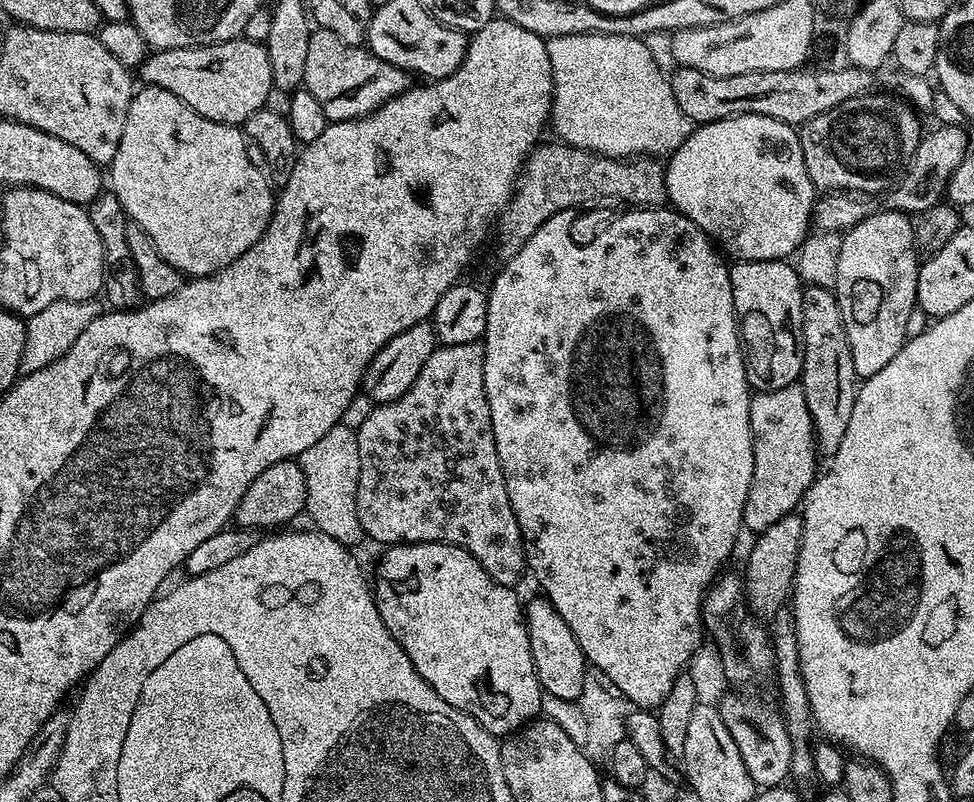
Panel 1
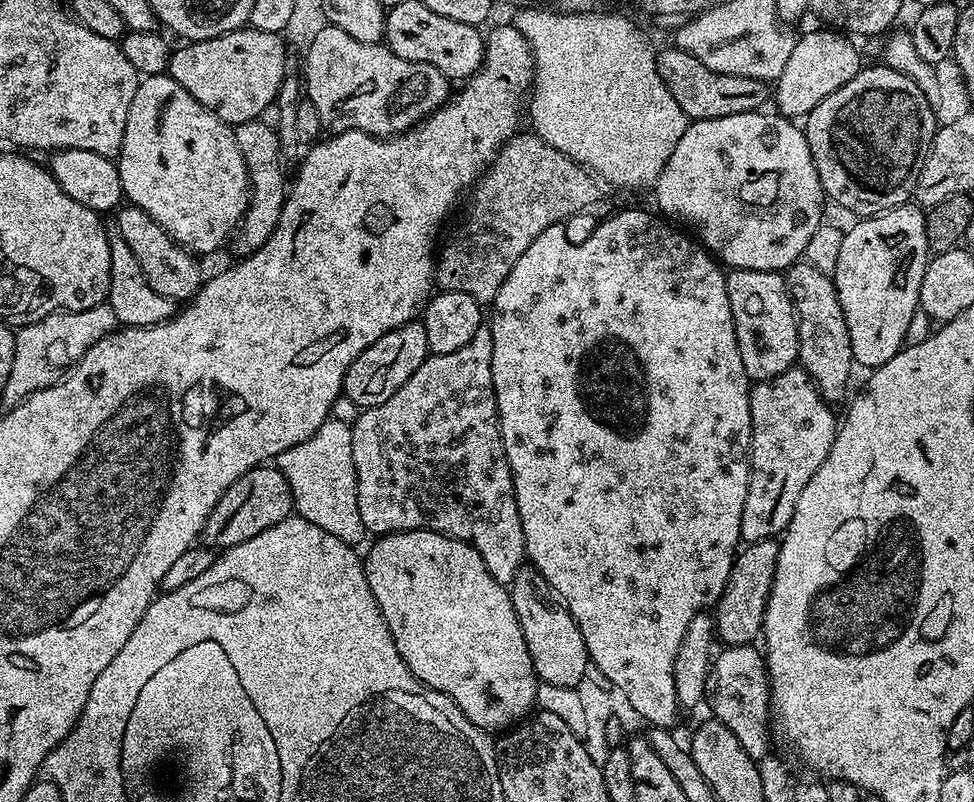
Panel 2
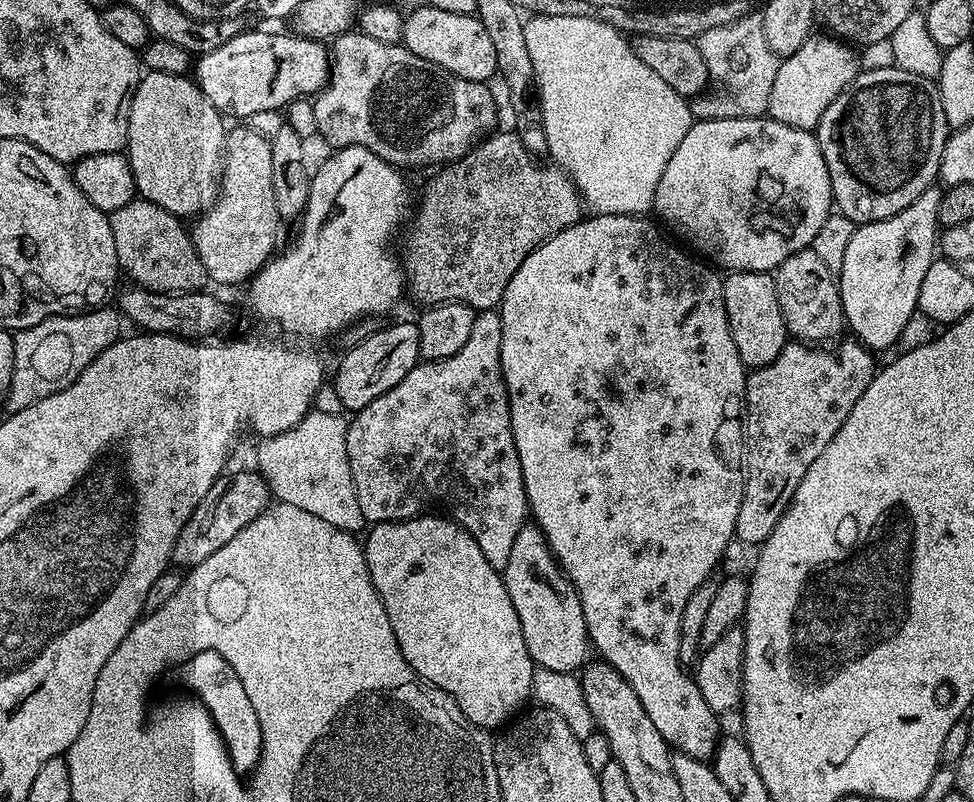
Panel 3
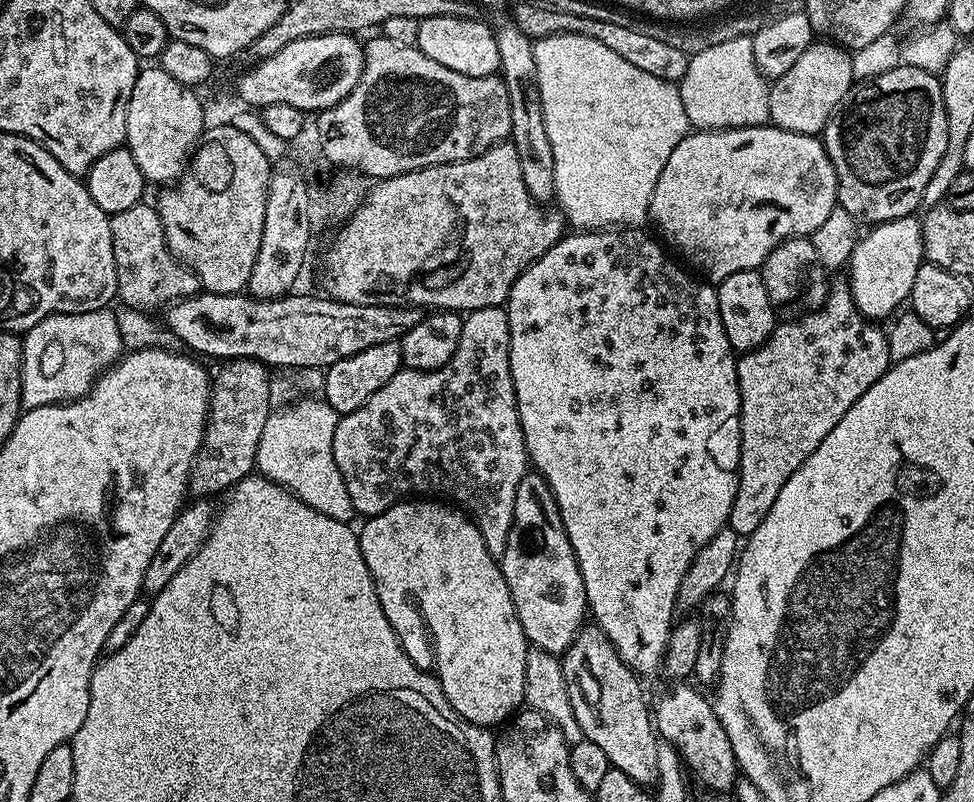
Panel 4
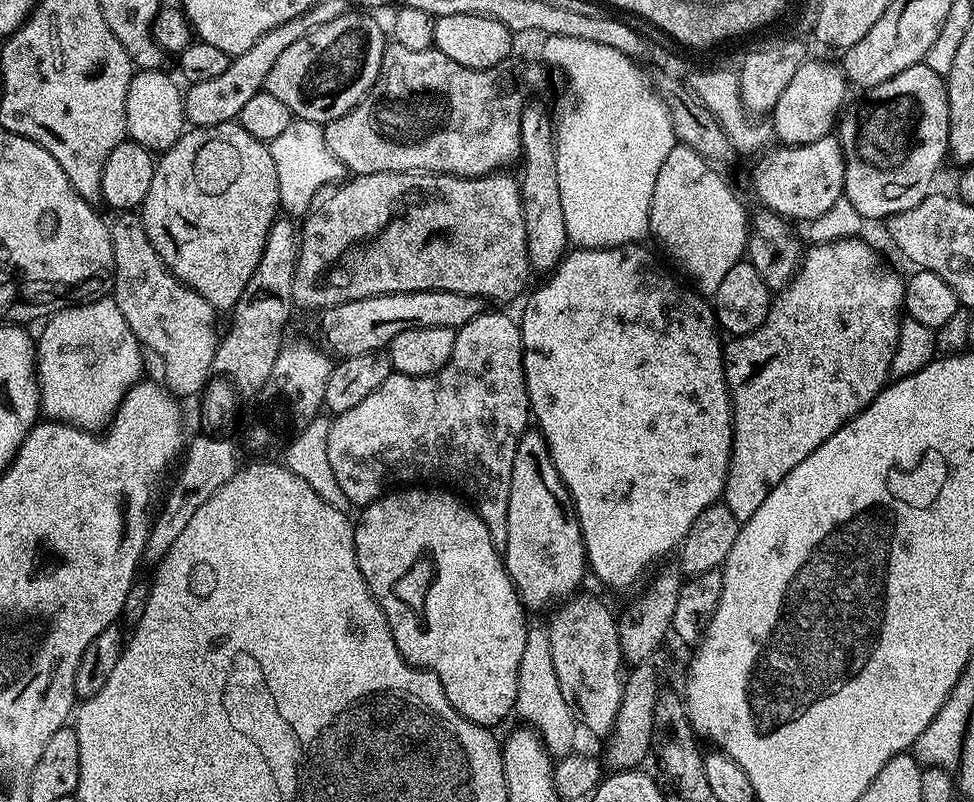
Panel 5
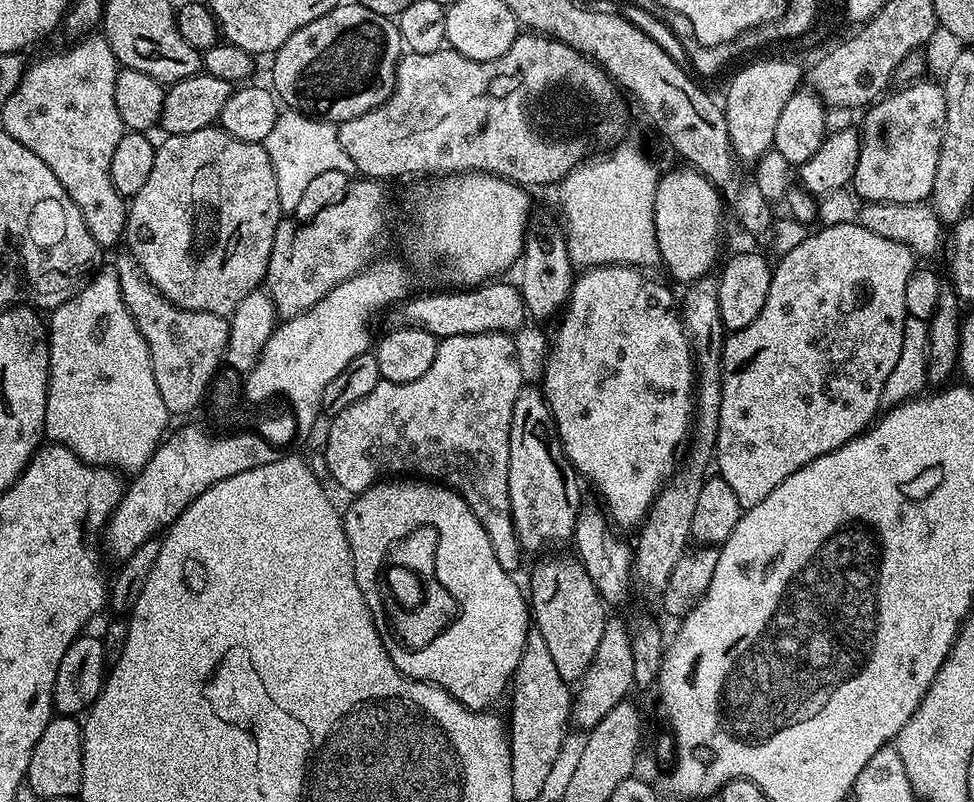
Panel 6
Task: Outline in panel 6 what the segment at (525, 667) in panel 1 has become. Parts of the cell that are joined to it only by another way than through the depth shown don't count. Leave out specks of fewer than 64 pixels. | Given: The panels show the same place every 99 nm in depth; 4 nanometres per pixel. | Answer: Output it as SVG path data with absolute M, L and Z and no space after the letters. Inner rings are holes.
M388 478L383 482L373 482L365 492L355 493L349 500L352 501L349 502L348 509L343 509L342 519L346 542L350 542L350 558L354 562L354 582L358 582L368 609L373 614L379 613L382 569L389 559L391 549L418 527L436 528L440 541L437 544L434 576L456 600L458 611L455 619L425 648L408 648L403 641L397 639L392 630L383 633L384 645L394 666L402 675L411 680L437 684L458 702L462 702L462 706L473 708L475 712L491 709L491 704L503 692L505 695L509 691L518 658L522 658L522 650L530 631L530 604L525 593L523 596L516 585L517 577L502 570L498 557L490 546L486 530L482 530L482 522L474 518L470 506L466 506L460 493L439 482L429 482L423 478Z

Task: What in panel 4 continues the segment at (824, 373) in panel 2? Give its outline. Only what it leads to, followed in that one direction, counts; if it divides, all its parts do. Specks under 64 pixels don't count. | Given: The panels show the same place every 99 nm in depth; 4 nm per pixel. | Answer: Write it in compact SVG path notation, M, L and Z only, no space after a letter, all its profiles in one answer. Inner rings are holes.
M796 236L792 240L782 241L767 256L758 271L766 286L766 294L770 298L772 308L777 314L783 314L788 318L807 316L808 313L820 309L828 300L829 273L826 271L823 262L819 260L811 239Z

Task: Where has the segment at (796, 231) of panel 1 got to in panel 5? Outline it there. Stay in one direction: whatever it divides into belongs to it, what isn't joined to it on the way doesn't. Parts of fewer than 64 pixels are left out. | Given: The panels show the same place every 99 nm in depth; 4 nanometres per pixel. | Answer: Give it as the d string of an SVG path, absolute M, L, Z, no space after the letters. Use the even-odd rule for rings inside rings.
M826 135L808 145L776 146L760 158L760 165L752 172L752 188L767 211L789 221L814 220L844 195L844 151L835 135ZM677 143L670 154L666 154L662 170L658 170L658 182L654 182L648 223L651 239L656 239L664 247L665 254L689 276L687 279L694 285L695 291L705 298L715 297L718 286L722 286L722 278L726 278L727 272L735 264L741 263L748 246L750 223L750 212L744 209L739 194L728 185L727 178L716 168L719 167L699 156L693 148Z

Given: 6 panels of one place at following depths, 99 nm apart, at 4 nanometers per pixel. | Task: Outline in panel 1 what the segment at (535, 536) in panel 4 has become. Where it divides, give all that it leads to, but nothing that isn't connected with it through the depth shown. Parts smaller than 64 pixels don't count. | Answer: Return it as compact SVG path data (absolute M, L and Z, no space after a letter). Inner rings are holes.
M536 594L532 601L527 601L524 608L524 622L528 626L530 638L530 654L534 658L534 670L540 679L540 687L544 692L554 694L554 698L566 698L579 701L583 692L586 661L582 646L578 646L578 638L562 622L562 614L554 610L547 596Z

